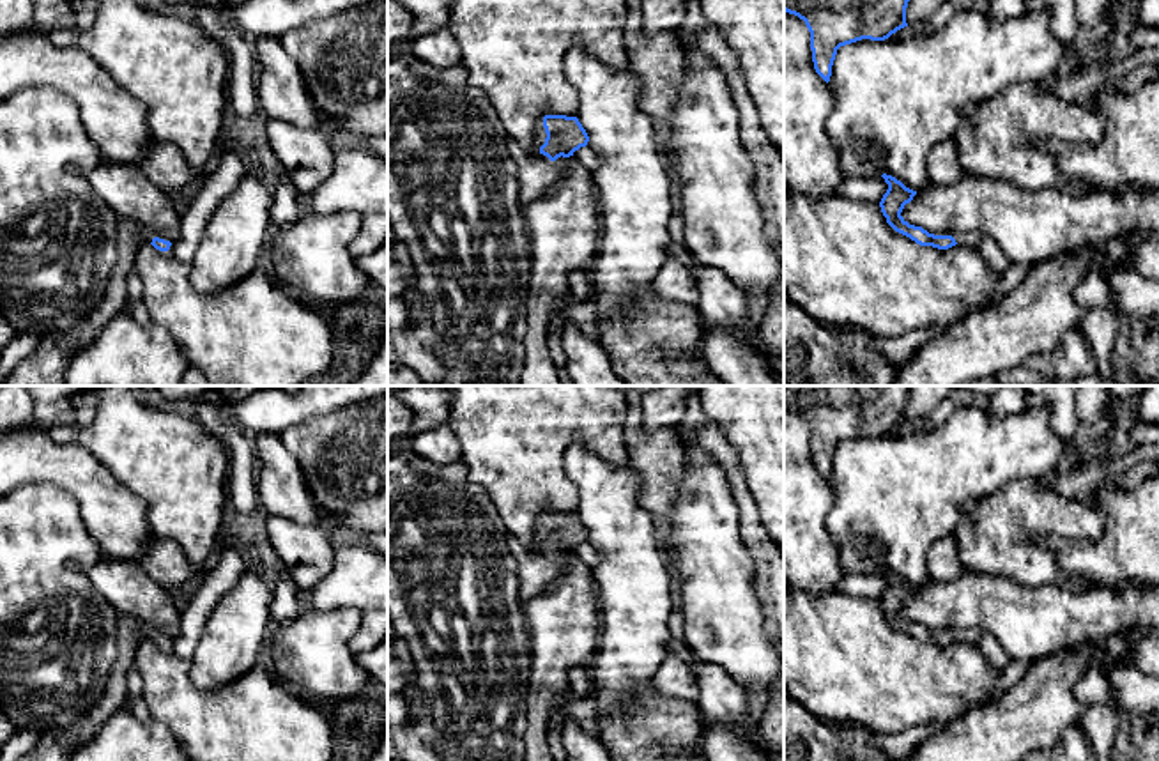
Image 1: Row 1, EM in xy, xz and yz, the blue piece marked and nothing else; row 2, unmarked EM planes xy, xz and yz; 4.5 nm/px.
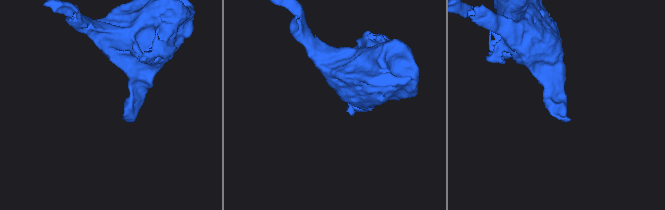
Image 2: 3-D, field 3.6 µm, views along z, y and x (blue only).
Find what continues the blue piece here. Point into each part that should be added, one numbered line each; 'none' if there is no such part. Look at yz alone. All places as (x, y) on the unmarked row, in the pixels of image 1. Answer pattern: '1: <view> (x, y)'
1: yz (968, 636)

